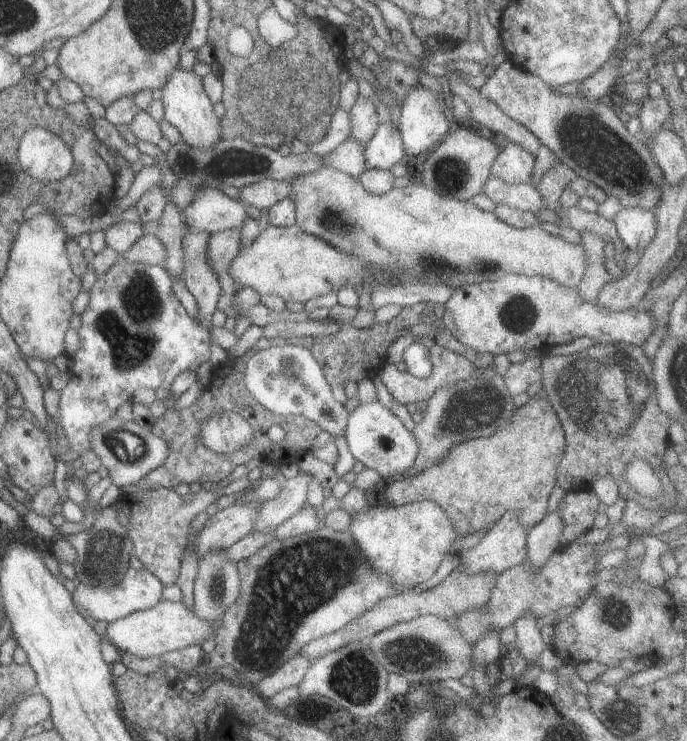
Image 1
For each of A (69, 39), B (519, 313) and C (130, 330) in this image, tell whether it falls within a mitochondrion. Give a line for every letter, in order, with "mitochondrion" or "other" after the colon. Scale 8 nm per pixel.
A: other
B: mitochondrion
C: mitochondrion

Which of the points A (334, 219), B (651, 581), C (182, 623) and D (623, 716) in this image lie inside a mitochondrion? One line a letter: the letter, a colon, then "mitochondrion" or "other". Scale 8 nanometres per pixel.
A: mitochondrion
B: other
C: other
D: mitochondrion

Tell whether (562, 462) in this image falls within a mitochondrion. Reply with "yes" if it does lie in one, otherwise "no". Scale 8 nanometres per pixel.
no

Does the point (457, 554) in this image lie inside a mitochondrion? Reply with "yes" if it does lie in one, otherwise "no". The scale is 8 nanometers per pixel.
no

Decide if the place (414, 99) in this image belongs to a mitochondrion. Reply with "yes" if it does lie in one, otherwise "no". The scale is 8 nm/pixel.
no

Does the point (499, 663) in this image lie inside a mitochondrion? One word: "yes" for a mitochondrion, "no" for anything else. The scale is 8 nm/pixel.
no

